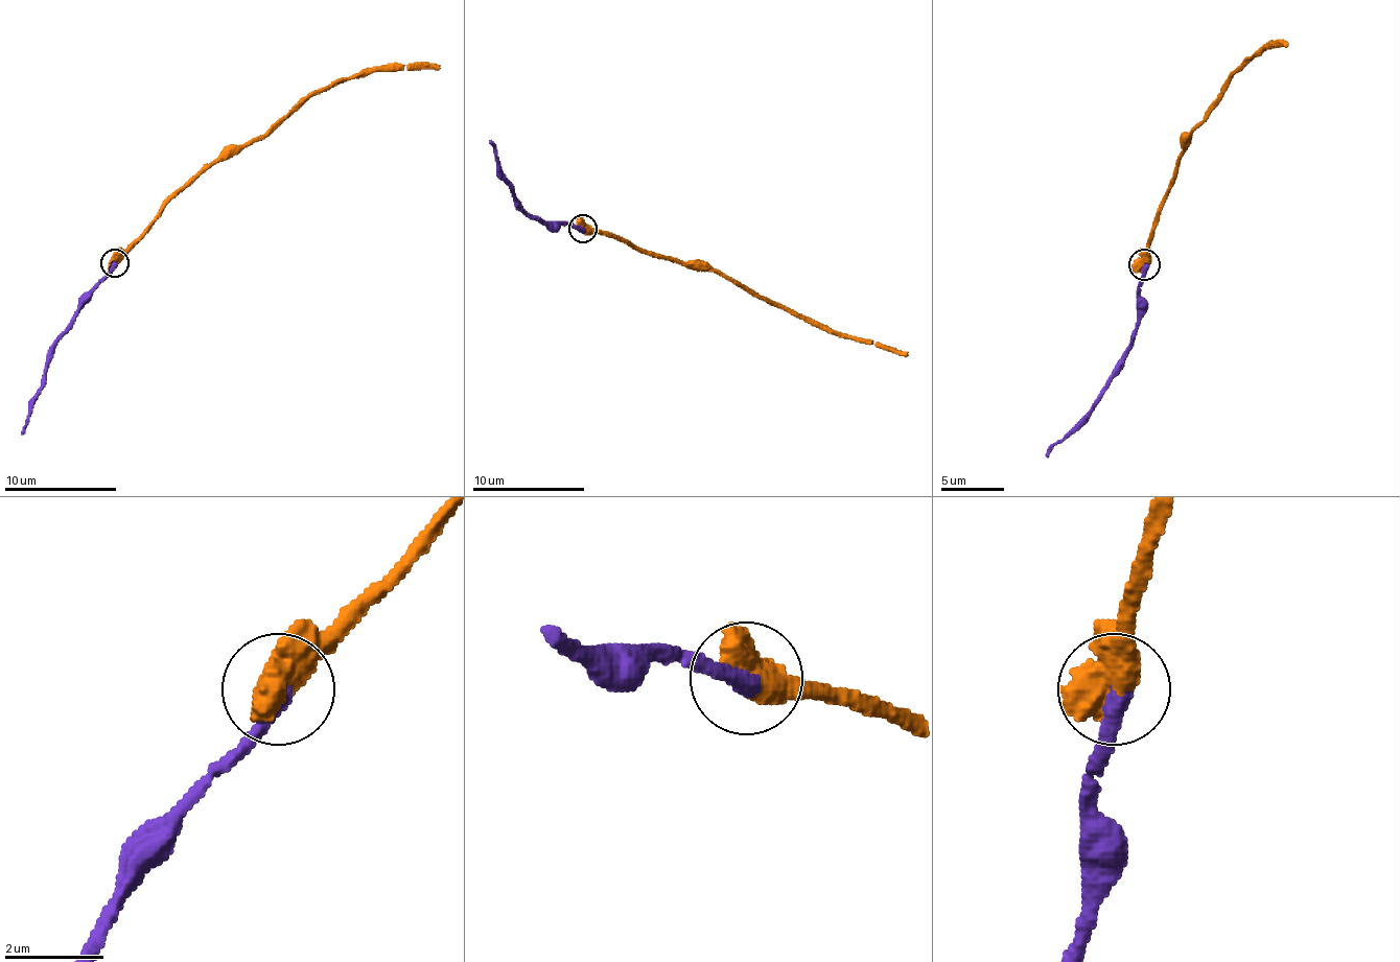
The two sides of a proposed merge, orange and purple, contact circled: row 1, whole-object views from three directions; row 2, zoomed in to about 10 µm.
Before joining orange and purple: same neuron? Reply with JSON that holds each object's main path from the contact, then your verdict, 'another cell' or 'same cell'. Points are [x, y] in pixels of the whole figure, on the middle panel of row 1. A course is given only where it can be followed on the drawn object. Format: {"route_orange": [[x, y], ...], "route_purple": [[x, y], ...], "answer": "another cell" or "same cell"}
{"route_orange": [[583, 228], [628, 239], [648, 253], [698, 261], [782, 309], [843, 334], [908, 354]], "route_purple": [[583, 228], [535, 219], [513, 194], [490, 141]], "answer": "same cell"}

